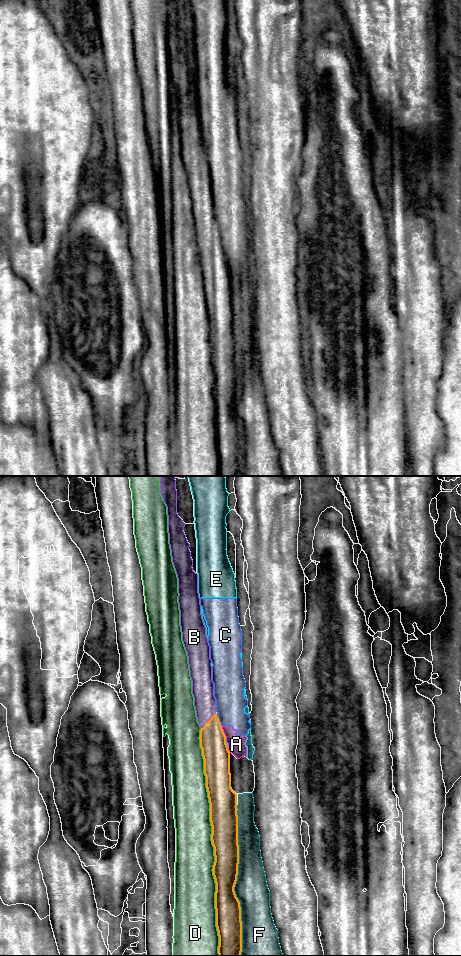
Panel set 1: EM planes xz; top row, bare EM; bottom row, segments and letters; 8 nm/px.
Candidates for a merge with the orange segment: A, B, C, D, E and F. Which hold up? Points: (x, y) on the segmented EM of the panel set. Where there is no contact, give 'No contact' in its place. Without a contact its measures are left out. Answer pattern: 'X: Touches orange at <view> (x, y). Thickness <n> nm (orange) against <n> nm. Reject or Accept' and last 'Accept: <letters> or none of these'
A: Touches orange at xz (224, 734). Thickness 220 nm (orange) against 140 nm. Reject
B: Touches orange at xz (209, 720). Thickness 200 nm (orange) against 180 nm. Accept
C: Touches orange at xz (218, 720). Thickness 220 nm (orange) against 240 nm. Reject
D: Touches orange at xz (212, 842). Thickness 220 nm (orange) against 300 nm. Reject
E: Touches orange at xz (226, 744). Thickness 220 nm (orange) against 20 nm. Reject
F: Touches orange at xz (235, 883). Thickness 200 nm (orange) against 260 nm. Reject
Accept: B

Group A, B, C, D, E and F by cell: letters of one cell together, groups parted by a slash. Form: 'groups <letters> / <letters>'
groups A C E / B / D / F

